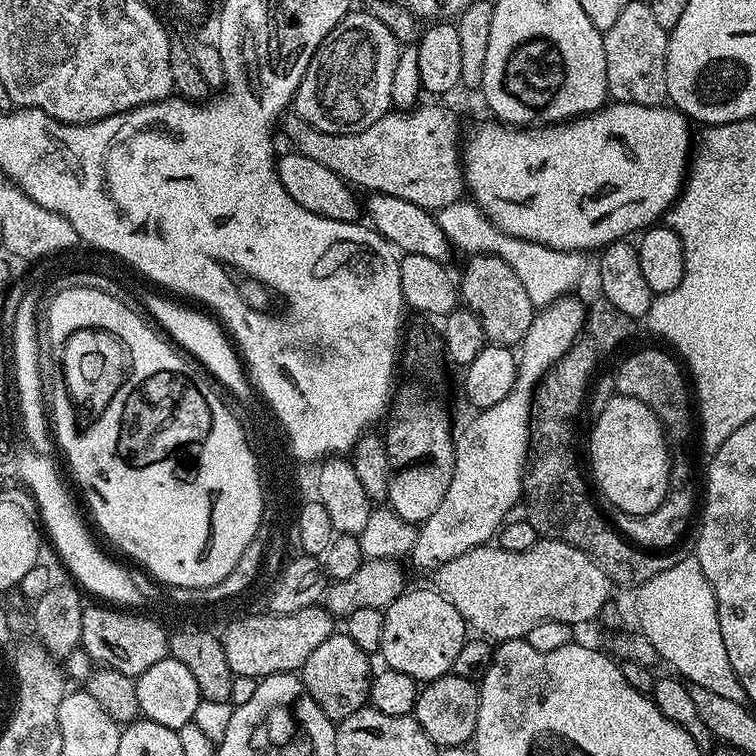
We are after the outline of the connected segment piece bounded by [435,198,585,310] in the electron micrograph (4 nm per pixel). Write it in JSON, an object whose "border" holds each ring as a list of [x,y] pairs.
{"border":[[[462,198],[450,206],[442,206],[435,213],[435,218],[453,249],[465,248],[468,254],[502,258],[502,262],[506,262],[510,270],[518,274],[522,286],[526,286],[526,294],[530,294],[533,309],[539,310],[553,304],[559,296],[569,295],[575,289],[572,287],[576,284],[576,272],[584,268],[585,257],[581,253],[559,252],[557,248],[506,234],[471,199]]]}

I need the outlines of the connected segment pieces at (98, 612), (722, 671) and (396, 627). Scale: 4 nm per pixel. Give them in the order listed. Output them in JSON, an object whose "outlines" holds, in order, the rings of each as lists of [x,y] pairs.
{"outlines":[[[[116,606],[100,607],[104,608],[85,607],[82,614],[82,638],[80,639],[80,647],[84,648],[86,654],[97,665],[113,668],[122,674],[135,678],[142,675],[146,670],[150,670],[150,666],[154,666],[154,662],[169,659],[170,651],[167,648],[167,634],[163,623],[160,625],[158,621],[151,620],[148,616],[135,616],[132,610],[121,610]]],[[[681,555],[670,570],[662,570],[662,574],[654,574],[654,578],[639,585],[638,592],[640,597],[634,603],[634,608],[640,617],[639,631],[650,638],[661,661],[677,668],[672,670],[688,684],[697,684],[714,694],[722,694],[722,698],[730,698],[730,702],[745,703],[748,695],[734,674],[734,666],[730,666],[726,642],[722,642],[716,595],[706,574],[702,574],[702,566],[695,555]]],[[[435,587],[416,588],[405,590],[387,608],[383,609],[384,625],[382,626],[382,642],[378,653],[379,659],[384,659],[383,663],[389,668],[398,670],[402,674],[410,674],[418,682],[427,682],[446,676],[451,673],[454,666],[454,658],[458,658],[458,650],[462,650],[466,639],[466,621],[462,614],[448,601],[448,597],[443,592],[436,591]]]]}

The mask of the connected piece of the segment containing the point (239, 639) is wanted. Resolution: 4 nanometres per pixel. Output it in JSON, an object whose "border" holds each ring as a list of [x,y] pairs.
{"border":[[[313,606],[298,610],[293,616],[267,614],[263,619],[236,624],[228,632],[227,650],[230,670],[237,676],[263,678],[279,672],[295,673],[303,669],[306,658],[334,634],[334,617],[327,607]]]}

